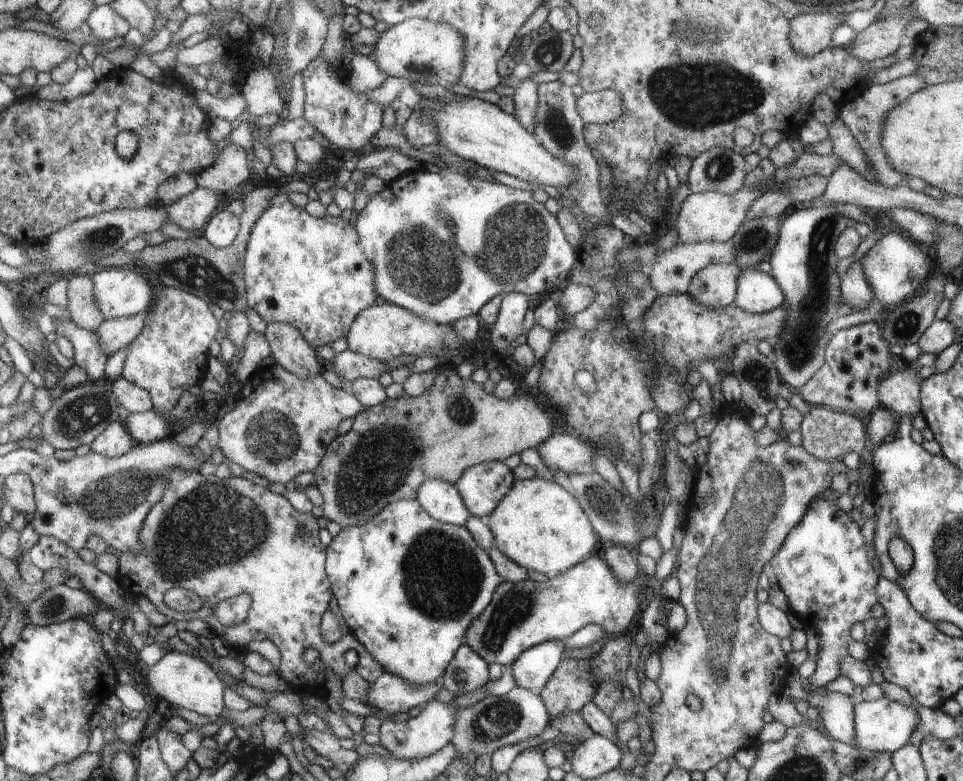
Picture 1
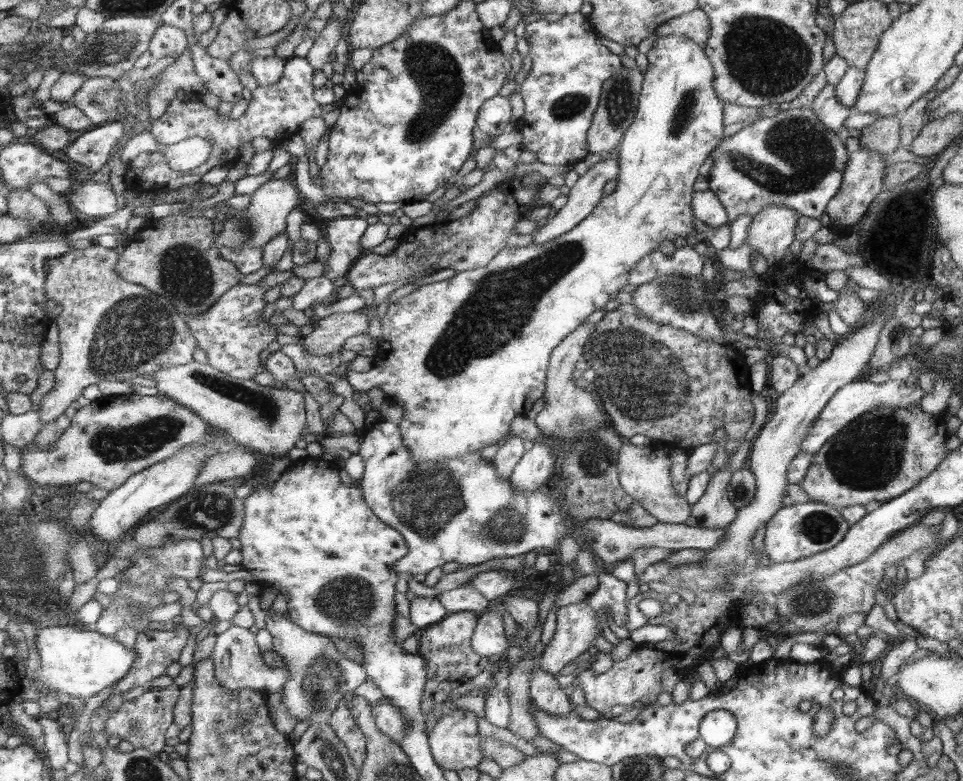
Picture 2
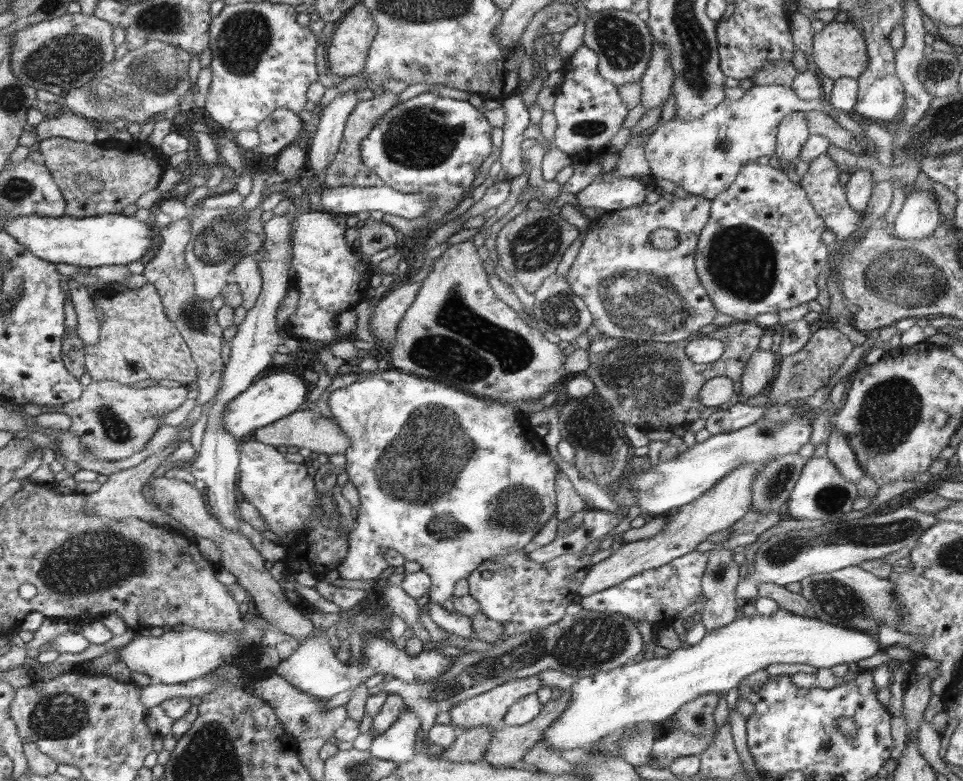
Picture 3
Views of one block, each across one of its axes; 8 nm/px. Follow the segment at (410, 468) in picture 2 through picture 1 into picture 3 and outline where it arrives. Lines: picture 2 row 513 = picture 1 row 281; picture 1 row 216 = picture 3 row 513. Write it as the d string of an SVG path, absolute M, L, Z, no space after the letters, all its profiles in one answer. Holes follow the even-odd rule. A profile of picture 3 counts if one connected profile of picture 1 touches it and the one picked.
M391 368L384 372L370 372L360 375L351 385L336 389L328 396L328 406L334 420L342 425L344 433L351 437L351 446L347 448L345 472L349 473L349 481L354 484L360 495L360 506L354 510L354 530L348 535L348 555L337 567L340 578L346 580L376 579L386 569L383 563L383 548L393 549L400 553L406 561L416 561L422 571L430 576L431 589L429 602L442 604L452 596L454 584L462 578L468 578L484 561L492 557L506 556L513 551L524 549L524 546L538 534L546 522L556 513L556 492L558 491L556 462L546 454L546 446L542 446L542 438L534 434L534 427L528 424L526 414L516 412L510 403L490 398L480 398L474 393L455 389L451 385L440 384L439 381L428 380L427 377L414 376L399 369Z

